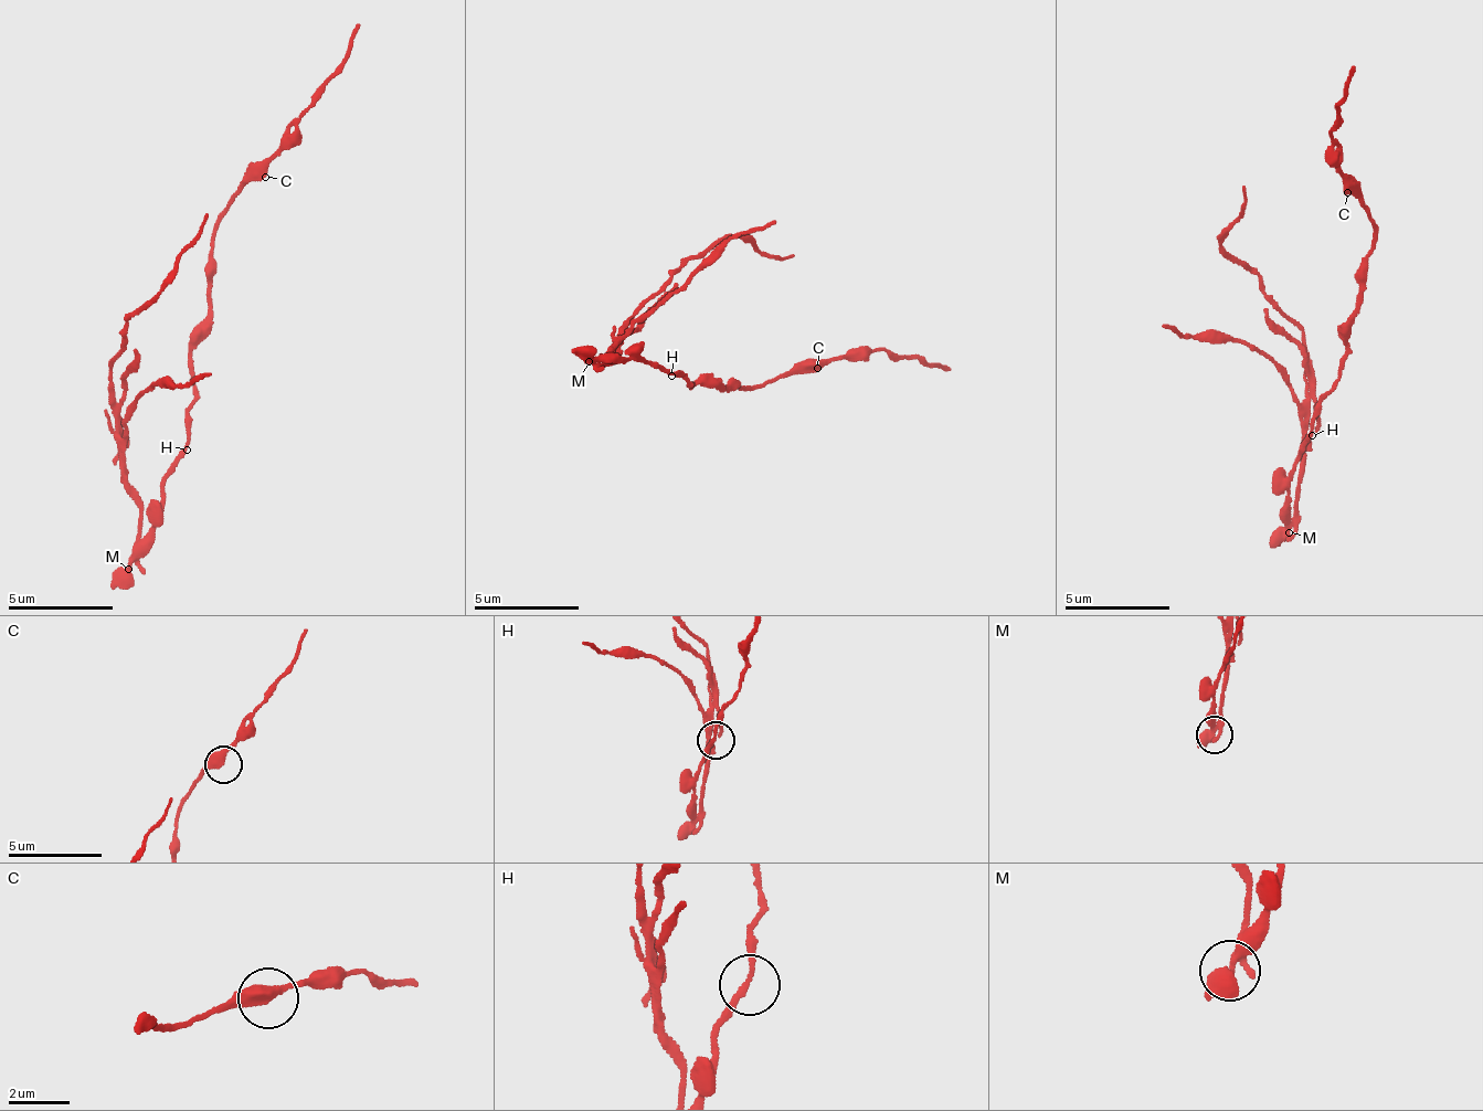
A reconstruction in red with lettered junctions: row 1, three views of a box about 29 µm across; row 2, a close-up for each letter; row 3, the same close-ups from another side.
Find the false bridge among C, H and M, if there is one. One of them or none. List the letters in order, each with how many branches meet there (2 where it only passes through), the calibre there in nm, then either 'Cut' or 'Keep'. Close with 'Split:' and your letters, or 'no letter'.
C: Branches: 2. Thickness 400 nm. Keep
H: Branches: 2. Thickness 170 nm. Keep
M: Branches: 2. Thickness 440 nm. Cut
Split: M

